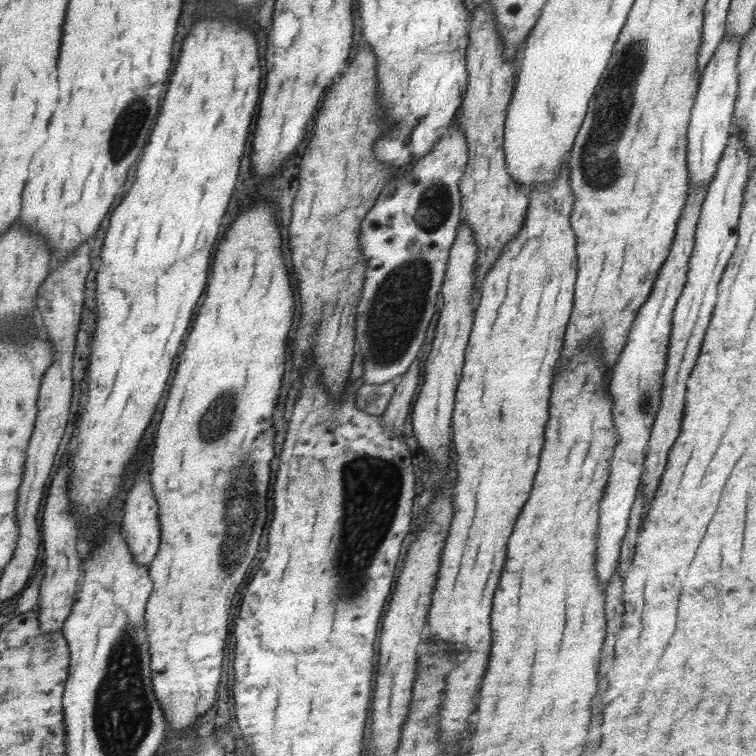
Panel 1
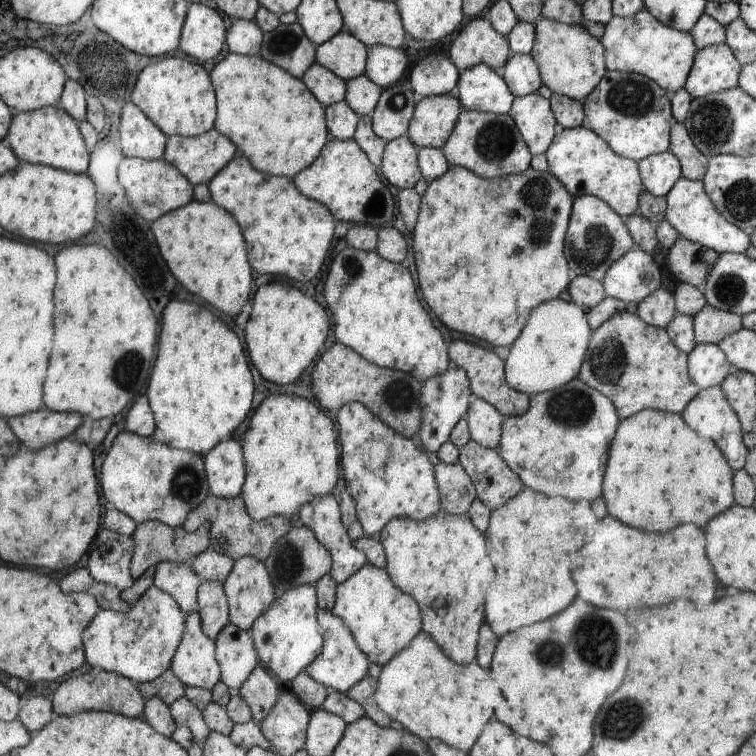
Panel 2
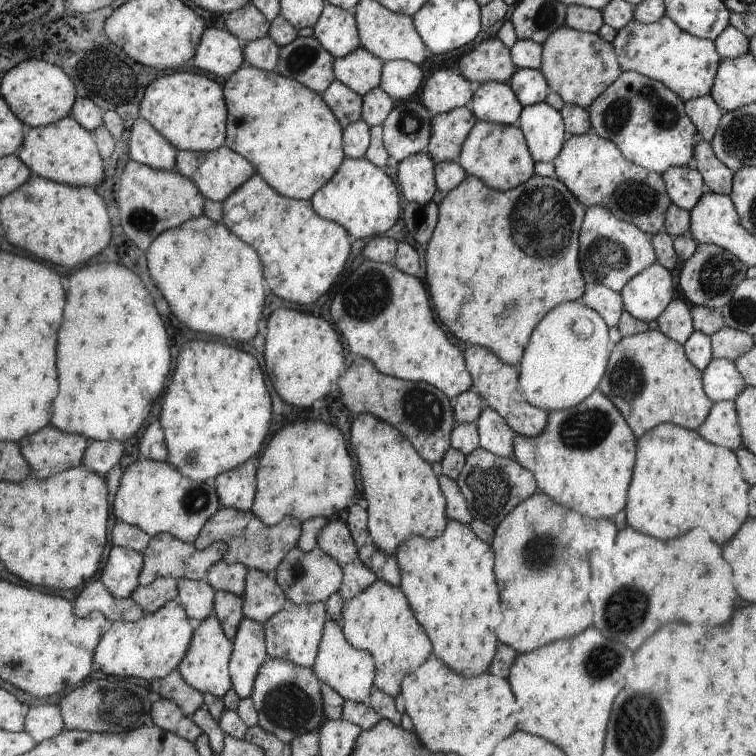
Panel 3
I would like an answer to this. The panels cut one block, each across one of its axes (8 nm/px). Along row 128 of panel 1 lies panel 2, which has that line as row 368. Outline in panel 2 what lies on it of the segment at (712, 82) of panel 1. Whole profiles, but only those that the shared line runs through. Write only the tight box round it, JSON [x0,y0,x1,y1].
[687,343,737,390]

